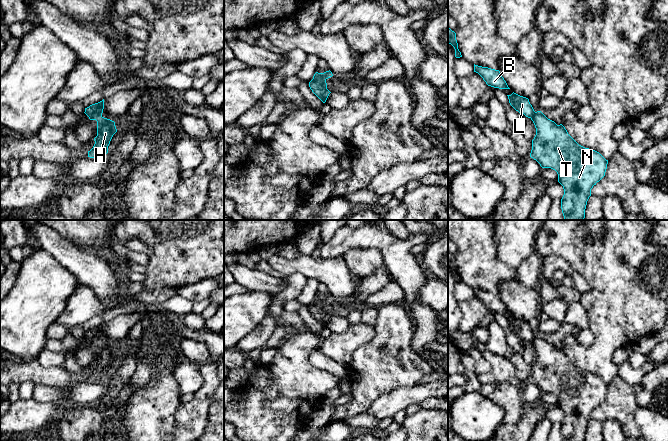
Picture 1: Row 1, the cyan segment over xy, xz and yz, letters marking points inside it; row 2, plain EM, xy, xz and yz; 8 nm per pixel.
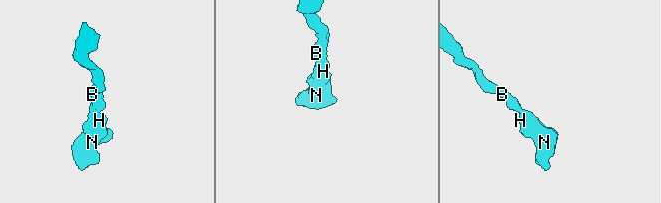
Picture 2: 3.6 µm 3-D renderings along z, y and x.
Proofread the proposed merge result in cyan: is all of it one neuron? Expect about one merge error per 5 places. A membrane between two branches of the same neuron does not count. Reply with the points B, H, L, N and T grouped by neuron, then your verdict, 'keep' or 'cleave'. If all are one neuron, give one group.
B H L N T | keep

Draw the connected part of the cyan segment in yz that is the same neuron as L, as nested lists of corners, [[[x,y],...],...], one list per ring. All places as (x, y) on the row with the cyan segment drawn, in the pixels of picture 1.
[[[514,92],[507,96],[510,105],[519,113],[530,118],[535,125],[536,135],[532,140],[530,157],[536,160],[542,168],[551,168],[558,174],[558,182],[564,189],[564,195],[561,199],[564,219],[583,220],[587,201],[591,196],[591,189],[605,176],[608,160],[599,152],[579,145],[562,124],[557,125],[541,111],[535,112],[528,98]]]

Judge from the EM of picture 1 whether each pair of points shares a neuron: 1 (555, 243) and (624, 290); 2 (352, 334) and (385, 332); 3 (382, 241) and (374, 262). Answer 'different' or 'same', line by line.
1: same
2: different
3: different

